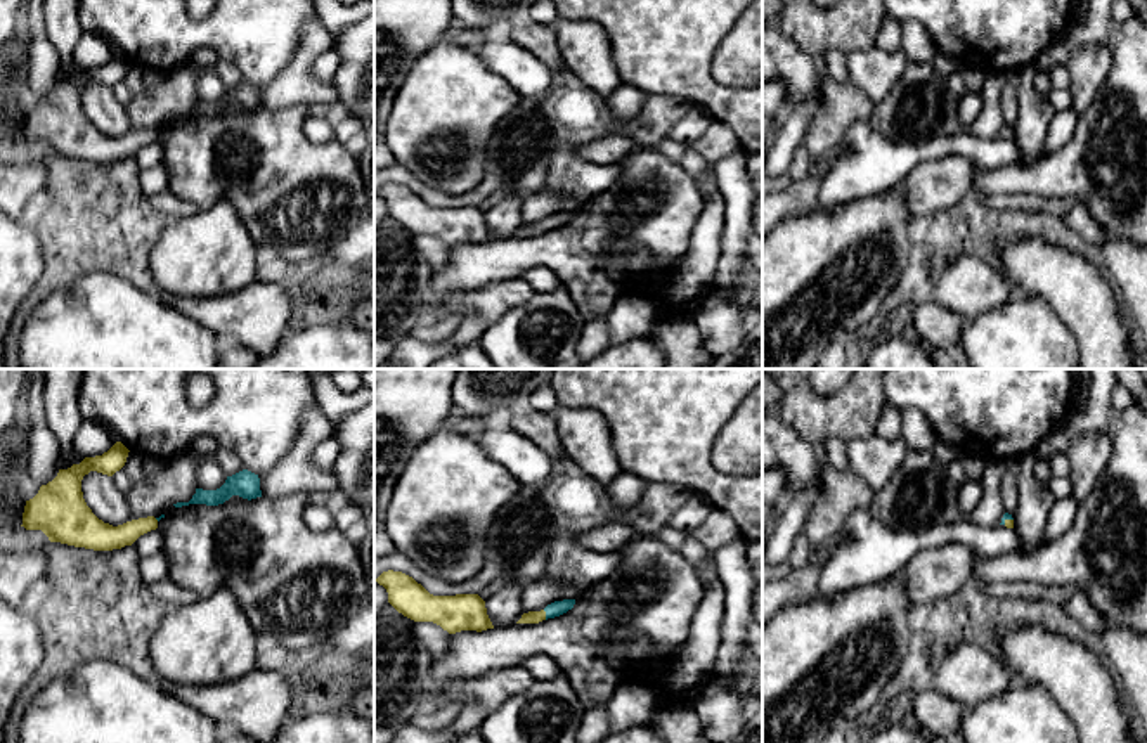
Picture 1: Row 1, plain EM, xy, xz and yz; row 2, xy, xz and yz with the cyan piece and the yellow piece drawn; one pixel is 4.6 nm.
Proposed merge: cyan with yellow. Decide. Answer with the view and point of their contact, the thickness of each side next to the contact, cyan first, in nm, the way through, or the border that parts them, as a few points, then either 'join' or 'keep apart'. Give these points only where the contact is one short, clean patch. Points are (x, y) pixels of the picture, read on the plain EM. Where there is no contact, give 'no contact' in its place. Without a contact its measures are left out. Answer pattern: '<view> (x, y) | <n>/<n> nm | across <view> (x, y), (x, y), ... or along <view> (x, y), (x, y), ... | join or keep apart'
xz (546, 227) | 70/60 nm | across xz (557, 220), (546, 227), (532, 229) | join

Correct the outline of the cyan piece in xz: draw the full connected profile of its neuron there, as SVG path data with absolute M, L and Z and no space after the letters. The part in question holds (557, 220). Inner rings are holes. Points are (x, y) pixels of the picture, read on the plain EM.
M575 211L554 213L541 223L523 225L516 236L539 236L542 232L554 230L567 225L568 222L574 220L574 216L575 216Z

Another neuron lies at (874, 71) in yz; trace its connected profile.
M878 47L849 50L846 55L849 81L873 104L880 102L894 87L908 64L903 50L887 52Z

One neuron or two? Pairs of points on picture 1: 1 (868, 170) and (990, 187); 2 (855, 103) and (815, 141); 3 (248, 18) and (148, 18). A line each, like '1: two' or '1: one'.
1: two
2: one
3: one

